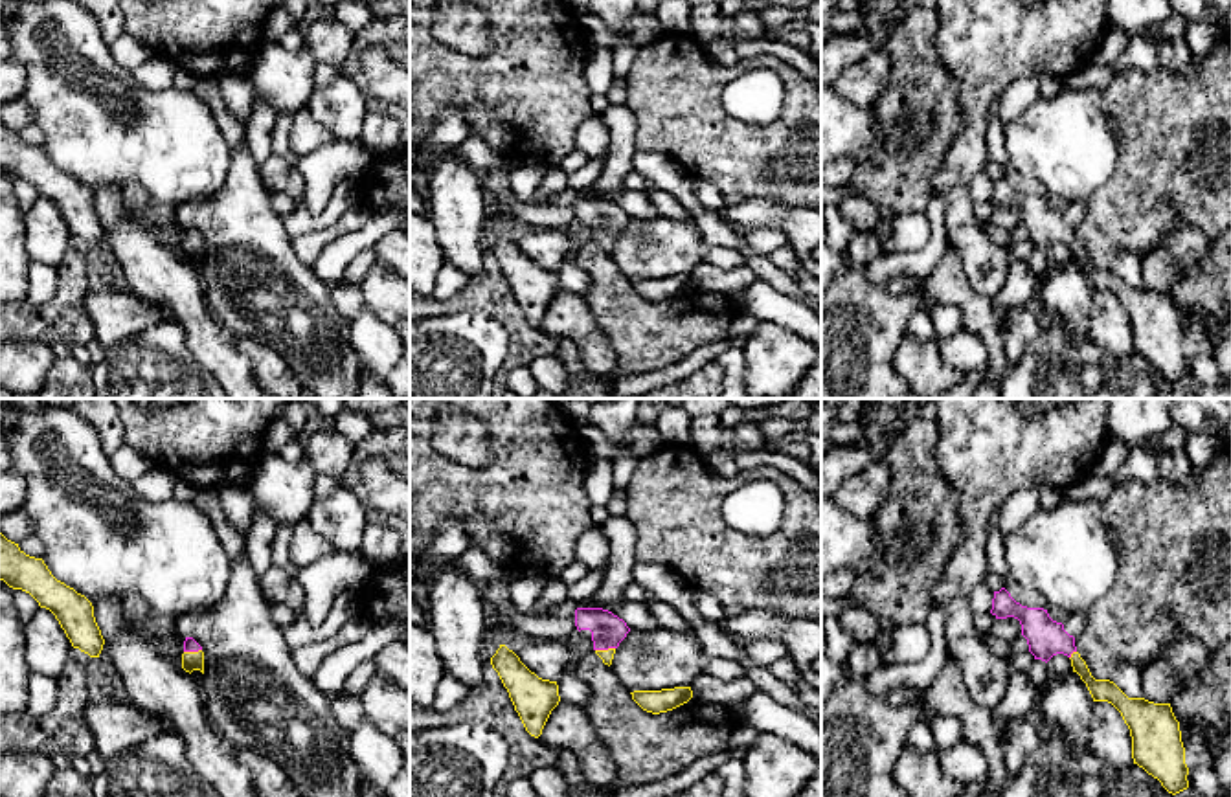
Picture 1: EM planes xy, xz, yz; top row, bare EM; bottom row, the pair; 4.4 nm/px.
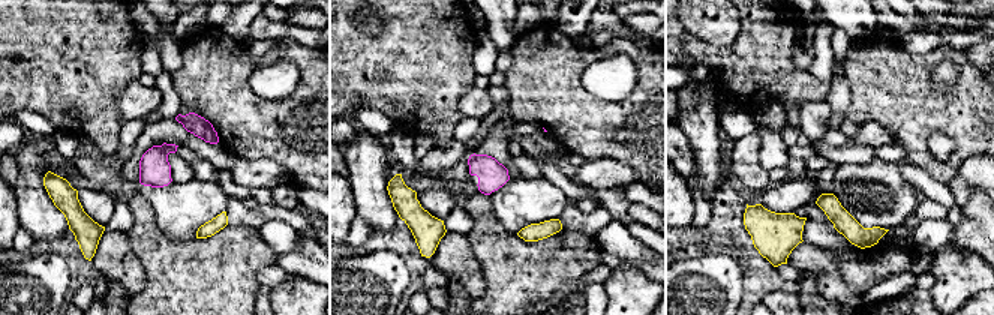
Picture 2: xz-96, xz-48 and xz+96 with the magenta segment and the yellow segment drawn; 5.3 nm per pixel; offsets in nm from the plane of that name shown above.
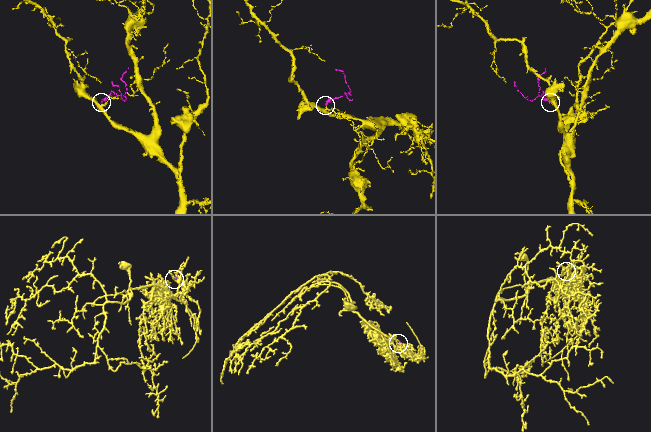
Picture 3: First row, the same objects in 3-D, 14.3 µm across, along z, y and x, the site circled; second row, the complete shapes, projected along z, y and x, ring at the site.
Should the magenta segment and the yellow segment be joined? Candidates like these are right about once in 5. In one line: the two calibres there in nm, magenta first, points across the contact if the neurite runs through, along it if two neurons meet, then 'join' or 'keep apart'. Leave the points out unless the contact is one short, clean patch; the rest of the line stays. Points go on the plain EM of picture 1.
150/60 nm | across xz (609, 219), (605, 237), (607, 245) | join

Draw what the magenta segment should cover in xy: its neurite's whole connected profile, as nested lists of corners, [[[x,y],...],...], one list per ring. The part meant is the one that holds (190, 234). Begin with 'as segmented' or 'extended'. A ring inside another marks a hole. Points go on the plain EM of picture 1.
extended | [[[186,226],[184,230],[182,257],[189,263],[193,259],[200,259],[204,263],[204,241],[193,226]]]

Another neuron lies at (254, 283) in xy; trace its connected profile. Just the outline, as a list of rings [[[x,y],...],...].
[[[246,145],[230,151],[230,169],[222,187],[206,198],[175,208],[176,220],[193,226],[204,241],[198,268],[204,299],[222,329],[274,349],[290,367],[303,393],[312,398],[355,398],[360,391],[362,358],[351,342],[351,320],[331,301],[333,286],[298,259],[281,215],[272,209]]]

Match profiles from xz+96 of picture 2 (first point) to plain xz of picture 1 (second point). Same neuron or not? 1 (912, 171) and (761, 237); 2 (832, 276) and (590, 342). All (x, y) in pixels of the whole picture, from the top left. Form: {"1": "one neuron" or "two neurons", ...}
{"1": "one neuron", "2": "one neuron"}

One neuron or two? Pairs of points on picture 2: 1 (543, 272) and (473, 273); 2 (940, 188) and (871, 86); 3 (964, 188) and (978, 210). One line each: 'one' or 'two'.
1: two
2: two
3: two

